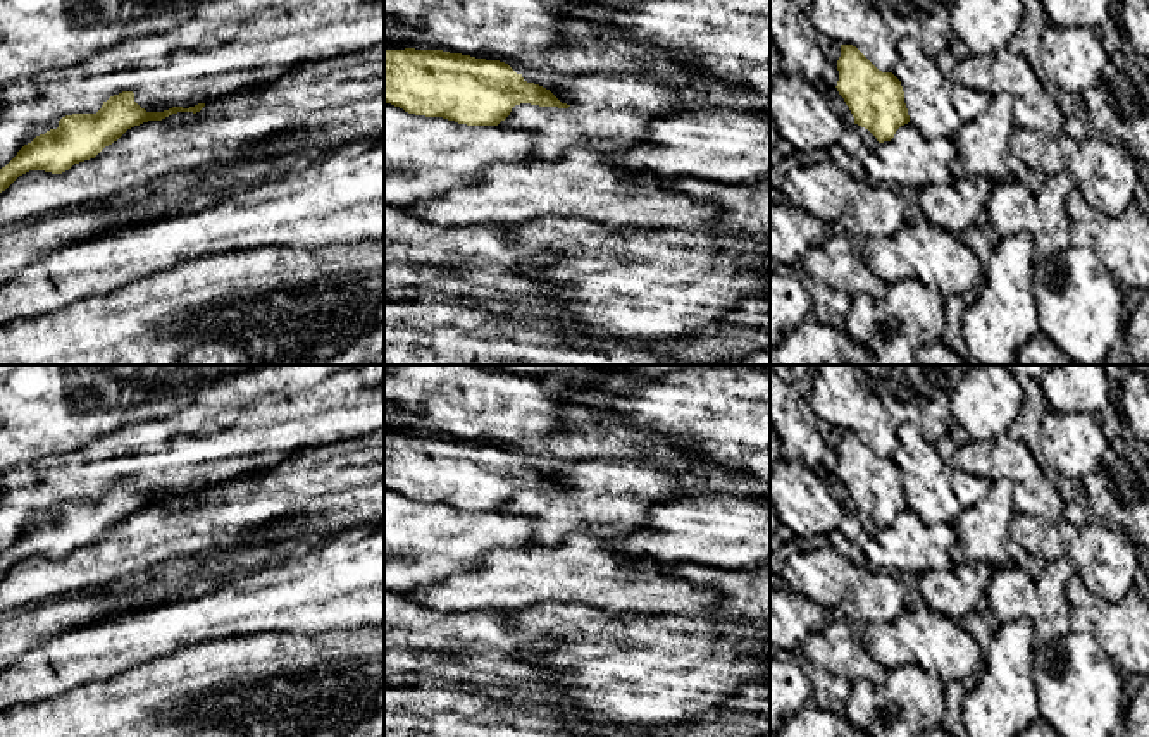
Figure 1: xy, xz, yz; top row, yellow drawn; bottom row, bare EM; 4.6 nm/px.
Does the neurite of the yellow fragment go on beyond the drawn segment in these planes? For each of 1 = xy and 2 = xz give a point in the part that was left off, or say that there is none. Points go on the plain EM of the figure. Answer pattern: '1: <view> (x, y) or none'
1: none
2: none

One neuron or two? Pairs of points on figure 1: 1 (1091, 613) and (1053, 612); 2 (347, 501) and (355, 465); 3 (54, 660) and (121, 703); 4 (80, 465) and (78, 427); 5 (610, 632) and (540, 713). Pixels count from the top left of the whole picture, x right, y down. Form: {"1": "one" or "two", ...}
{"1": "two", "2": "two", "3": "two", "4": "two", "5": "two"}

